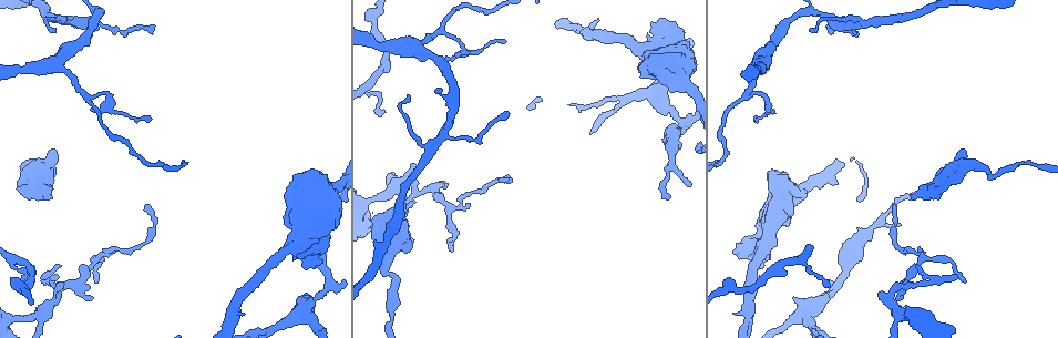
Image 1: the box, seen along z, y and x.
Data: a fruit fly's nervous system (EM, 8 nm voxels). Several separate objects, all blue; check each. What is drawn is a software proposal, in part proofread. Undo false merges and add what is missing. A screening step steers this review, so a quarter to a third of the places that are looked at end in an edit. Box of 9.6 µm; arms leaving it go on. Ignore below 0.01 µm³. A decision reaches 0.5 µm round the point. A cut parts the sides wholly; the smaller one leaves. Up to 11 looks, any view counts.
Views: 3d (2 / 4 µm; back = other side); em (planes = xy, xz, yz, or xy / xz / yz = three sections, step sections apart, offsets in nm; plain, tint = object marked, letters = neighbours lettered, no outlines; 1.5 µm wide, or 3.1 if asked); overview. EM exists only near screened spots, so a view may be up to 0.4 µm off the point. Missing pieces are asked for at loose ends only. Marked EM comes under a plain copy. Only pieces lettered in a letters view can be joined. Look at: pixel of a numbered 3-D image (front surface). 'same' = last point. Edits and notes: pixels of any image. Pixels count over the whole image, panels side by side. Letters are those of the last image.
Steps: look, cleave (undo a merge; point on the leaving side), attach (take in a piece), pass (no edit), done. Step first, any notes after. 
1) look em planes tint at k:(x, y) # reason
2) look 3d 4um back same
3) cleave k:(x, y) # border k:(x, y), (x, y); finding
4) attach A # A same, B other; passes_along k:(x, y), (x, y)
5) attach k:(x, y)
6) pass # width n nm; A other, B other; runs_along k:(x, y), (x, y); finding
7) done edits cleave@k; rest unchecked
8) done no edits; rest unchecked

look em planes letters at 1:(408, 96) # tapers out

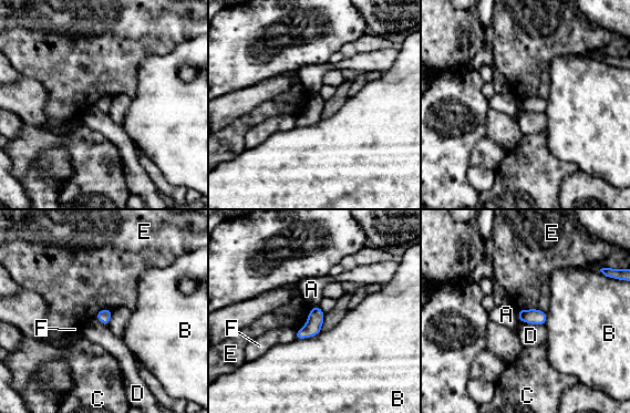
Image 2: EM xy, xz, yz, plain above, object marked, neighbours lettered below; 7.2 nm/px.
pass # width 100 nm; A other, B other, C other, D other, E other, F other; border 2:(519, 320), (526, 323), (544, 326); none of them fits

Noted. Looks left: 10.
look em planes letters at 1:(746, 95)

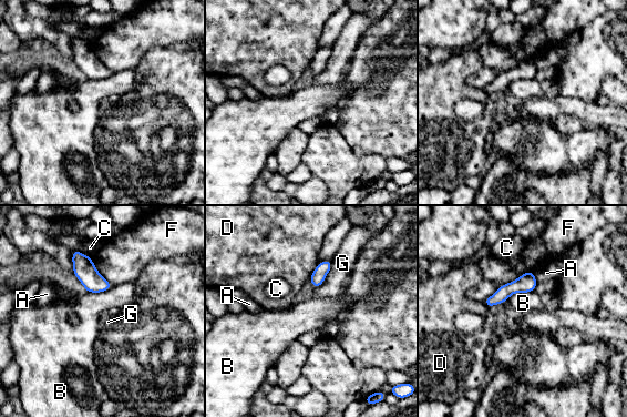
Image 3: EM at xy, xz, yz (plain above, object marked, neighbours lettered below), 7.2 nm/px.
pass # width 140 nm; longest_contact F 280 nm; A other, B other, C other, D other, F other, G other; one neuron here

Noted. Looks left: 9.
look em planes letters at 1:(450, 250) # branch stops here

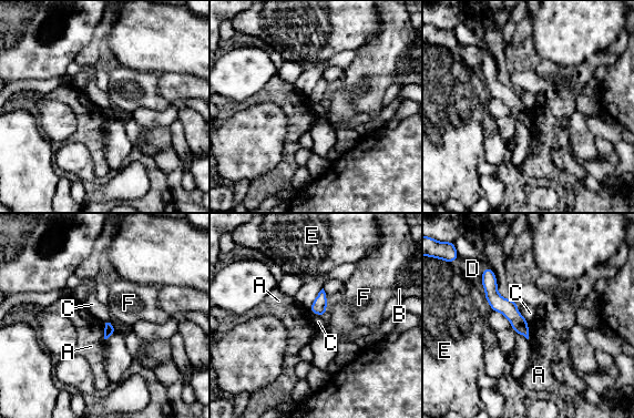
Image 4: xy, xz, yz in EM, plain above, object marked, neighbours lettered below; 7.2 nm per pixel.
pass # longest_contact C 180 nm; A other, B other, C other, D other, E other, F other; border 4:(515, 302), (518, 311), (528, 322); no lettered piece goes on from it

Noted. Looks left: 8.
look em xz step 8 tint at 1:(414, 164) # free end

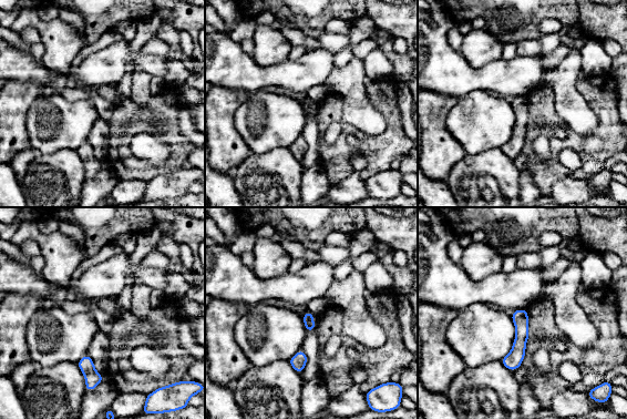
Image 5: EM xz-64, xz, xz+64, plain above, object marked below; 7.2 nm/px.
look em planes tint same

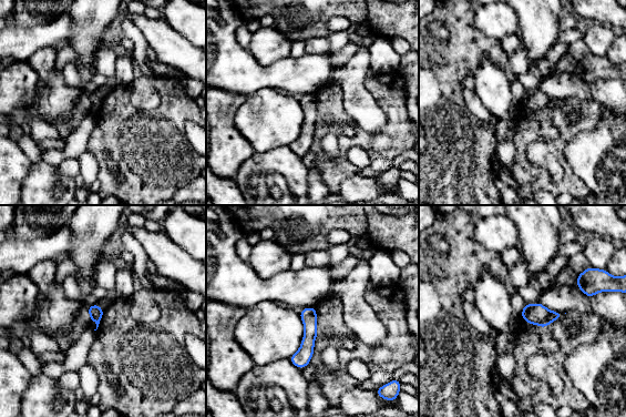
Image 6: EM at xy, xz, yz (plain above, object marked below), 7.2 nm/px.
look em planes letters same

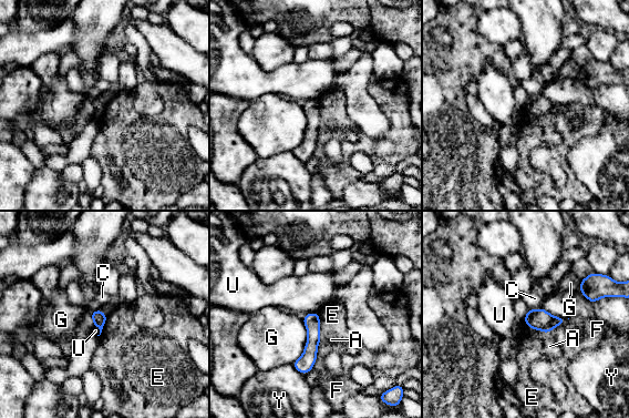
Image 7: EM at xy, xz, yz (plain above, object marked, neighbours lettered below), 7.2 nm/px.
pass # longest_contact G 340 nm; A other, C other, E other, F other, G other, U other, Y other; border 7:(524, 322), (545, 335); none of them fits

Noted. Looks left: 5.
done no edits; rest unchecked

